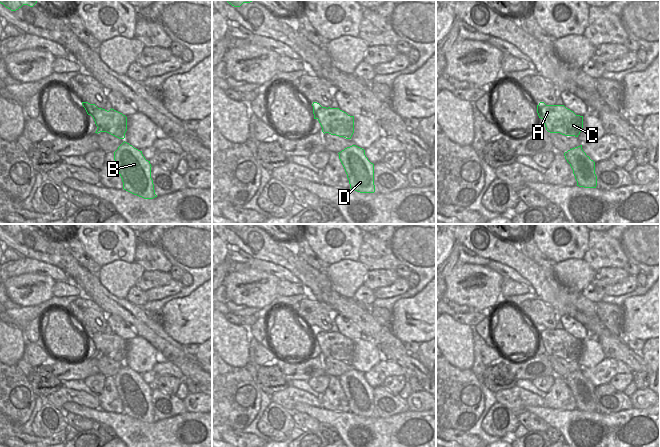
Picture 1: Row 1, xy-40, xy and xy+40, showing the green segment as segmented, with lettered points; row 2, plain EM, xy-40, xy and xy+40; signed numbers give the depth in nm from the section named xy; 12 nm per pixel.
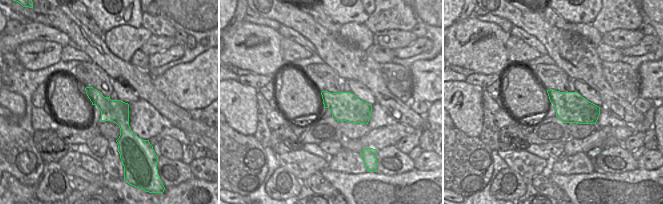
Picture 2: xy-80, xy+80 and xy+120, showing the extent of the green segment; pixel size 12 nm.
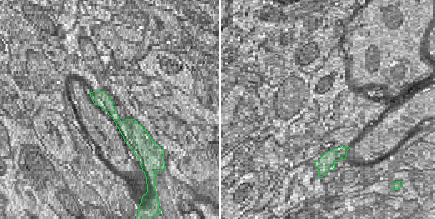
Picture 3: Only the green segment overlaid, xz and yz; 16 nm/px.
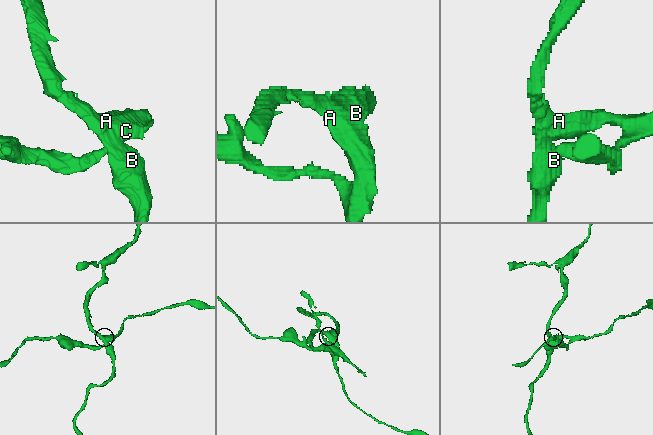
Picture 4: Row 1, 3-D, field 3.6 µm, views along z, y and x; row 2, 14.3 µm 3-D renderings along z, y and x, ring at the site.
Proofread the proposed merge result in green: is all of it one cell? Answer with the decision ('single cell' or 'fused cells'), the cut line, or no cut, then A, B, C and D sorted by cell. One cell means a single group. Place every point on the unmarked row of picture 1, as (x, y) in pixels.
fused cells | xy-40 (97, 331), (91, 339) | A C / B D

